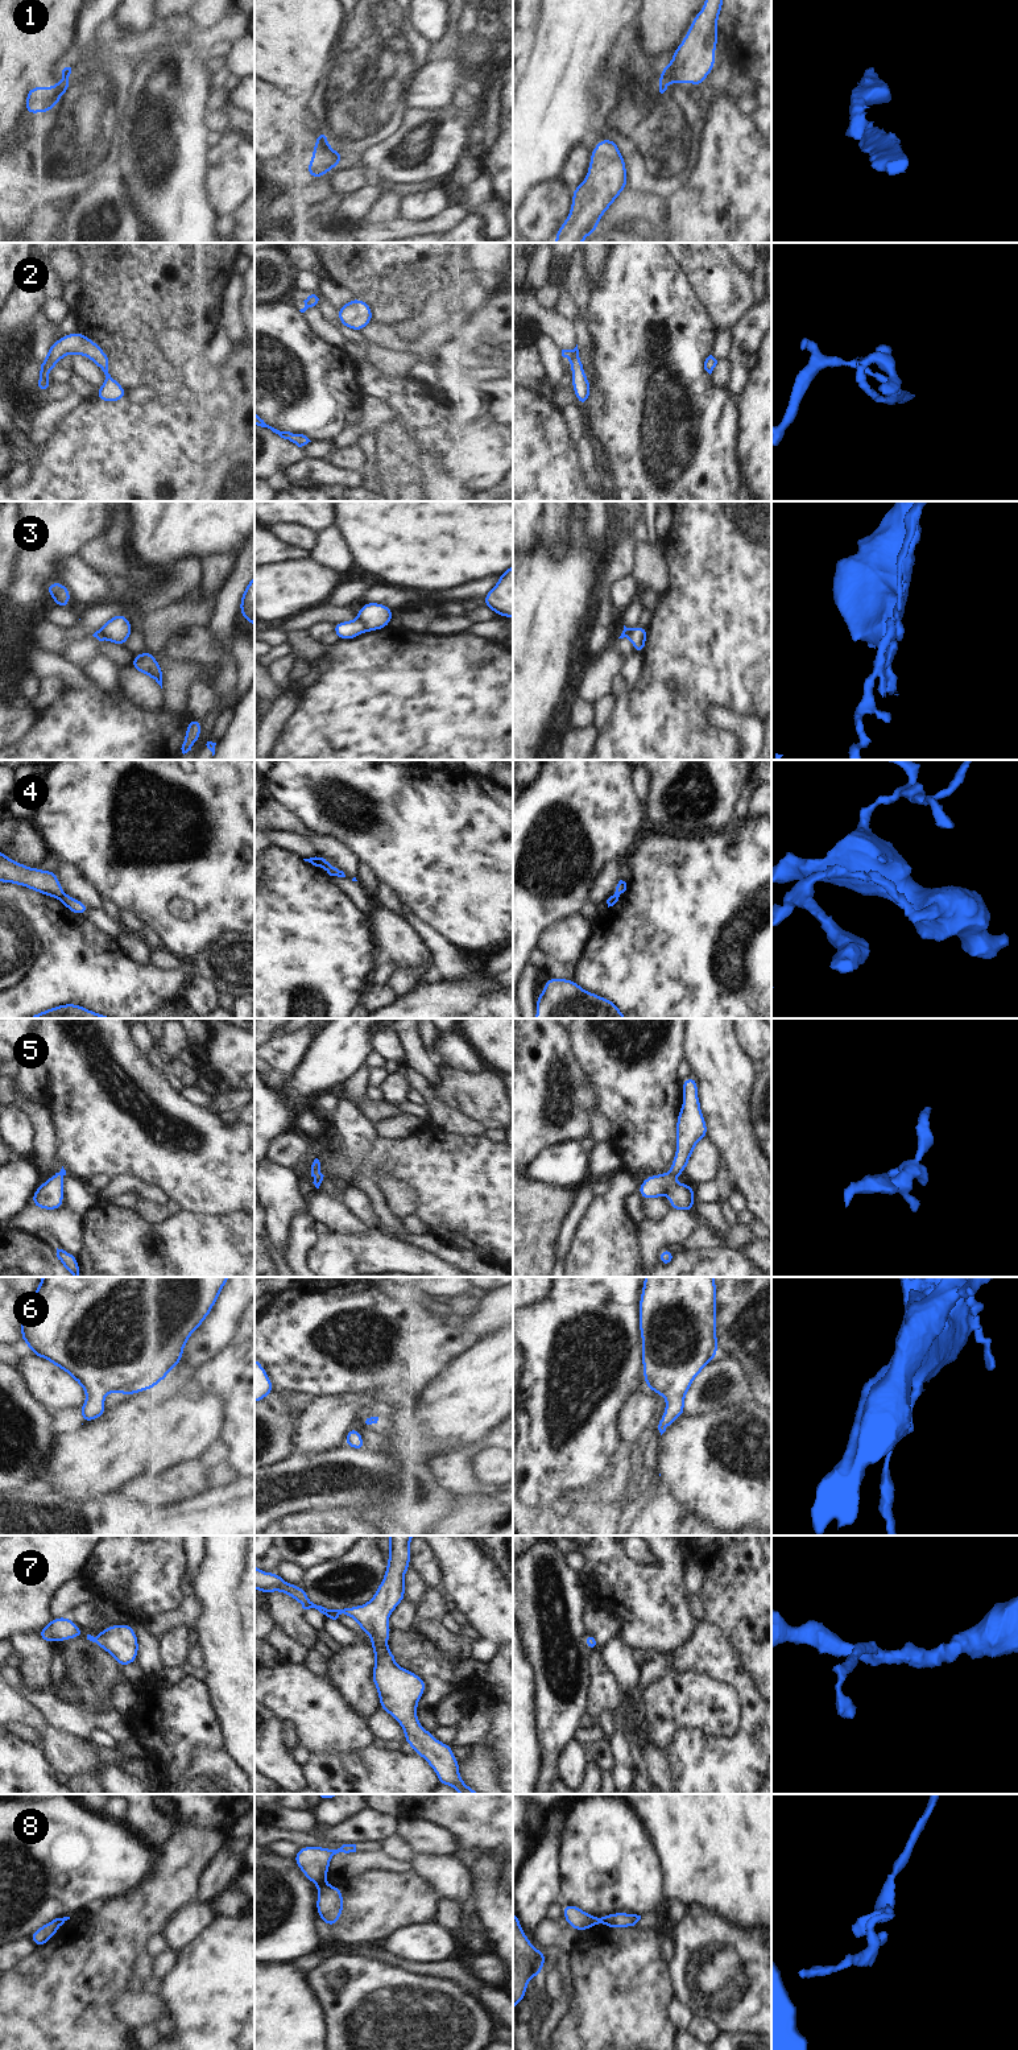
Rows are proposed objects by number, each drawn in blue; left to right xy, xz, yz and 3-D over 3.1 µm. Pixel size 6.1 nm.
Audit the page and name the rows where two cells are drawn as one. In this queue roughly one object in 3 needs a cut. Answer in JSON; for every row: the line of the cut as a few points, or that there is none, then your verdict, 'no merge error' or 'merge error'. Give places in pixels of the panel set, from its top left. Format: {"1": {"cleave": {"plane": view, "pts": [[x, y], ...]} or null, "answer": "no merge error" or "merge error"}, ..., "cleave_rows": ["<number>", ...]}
{"1": {"cleave": null, "answer": "no merge error"}, "2": {"cleave": {"plane": "yz", "pts": [[575, 348], [571, 364]]}, "answer": "merge error"}, "3": {"cleave": {"plane": "xz", "pts": [[356, 618], [365, 631]]}, "answer": "merge error"}, "4": {"cleave": {"plane": "xz", "pts": [[318, 858], [322, 867]]}, "answer": "merge error"}, "5": {"cleave": null, "answer": "no merge error"}, "6": {"cleave": null, "answer": "no merge error"}, "7": {"cleave": null, "answer": "no merge error"}, "8": {"cleave": {"plane": "xz", "pts": [[323, 1880], [318, 1885]]}, "answer": "merge error"}, "cleave_rows": ["2", "3", "4", "8"]}

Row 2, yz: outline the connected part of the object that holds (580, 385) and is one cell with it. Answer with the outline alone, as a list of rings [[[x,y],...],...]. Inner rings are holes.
[[[578,344],[575,347],[575,356],[571,364],[571,373],[574,376],[571,387],[578,397],[578,404],[584,406],[591,394],[591,384],[588,383],[582,359],[579,357]]]

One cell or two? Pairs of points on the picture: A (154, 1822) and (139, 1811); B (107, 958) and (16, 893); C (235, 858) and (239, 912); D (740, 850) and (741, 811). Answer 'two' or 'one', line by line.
A: one
B: one
C: one
D: two

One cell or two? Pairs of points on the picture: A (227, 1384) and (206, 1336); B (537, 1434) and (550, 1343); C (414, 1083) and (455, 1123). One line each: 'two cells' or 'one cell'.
A: two cells
B: one cell
C: one cell

